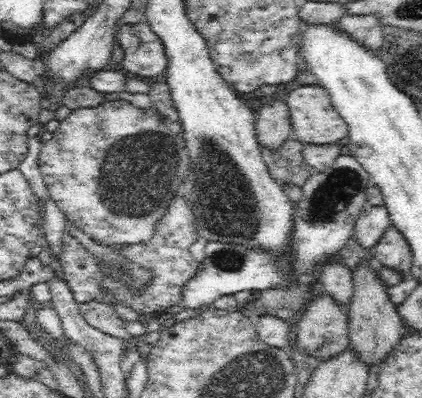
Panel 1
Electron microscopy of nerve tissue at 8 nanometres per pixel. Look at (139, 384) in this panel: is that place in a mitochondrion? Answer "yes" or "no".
no

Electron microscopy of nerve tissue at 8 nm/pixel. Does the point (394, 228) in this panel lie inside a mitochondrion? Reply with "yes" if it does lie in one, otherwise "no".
no

